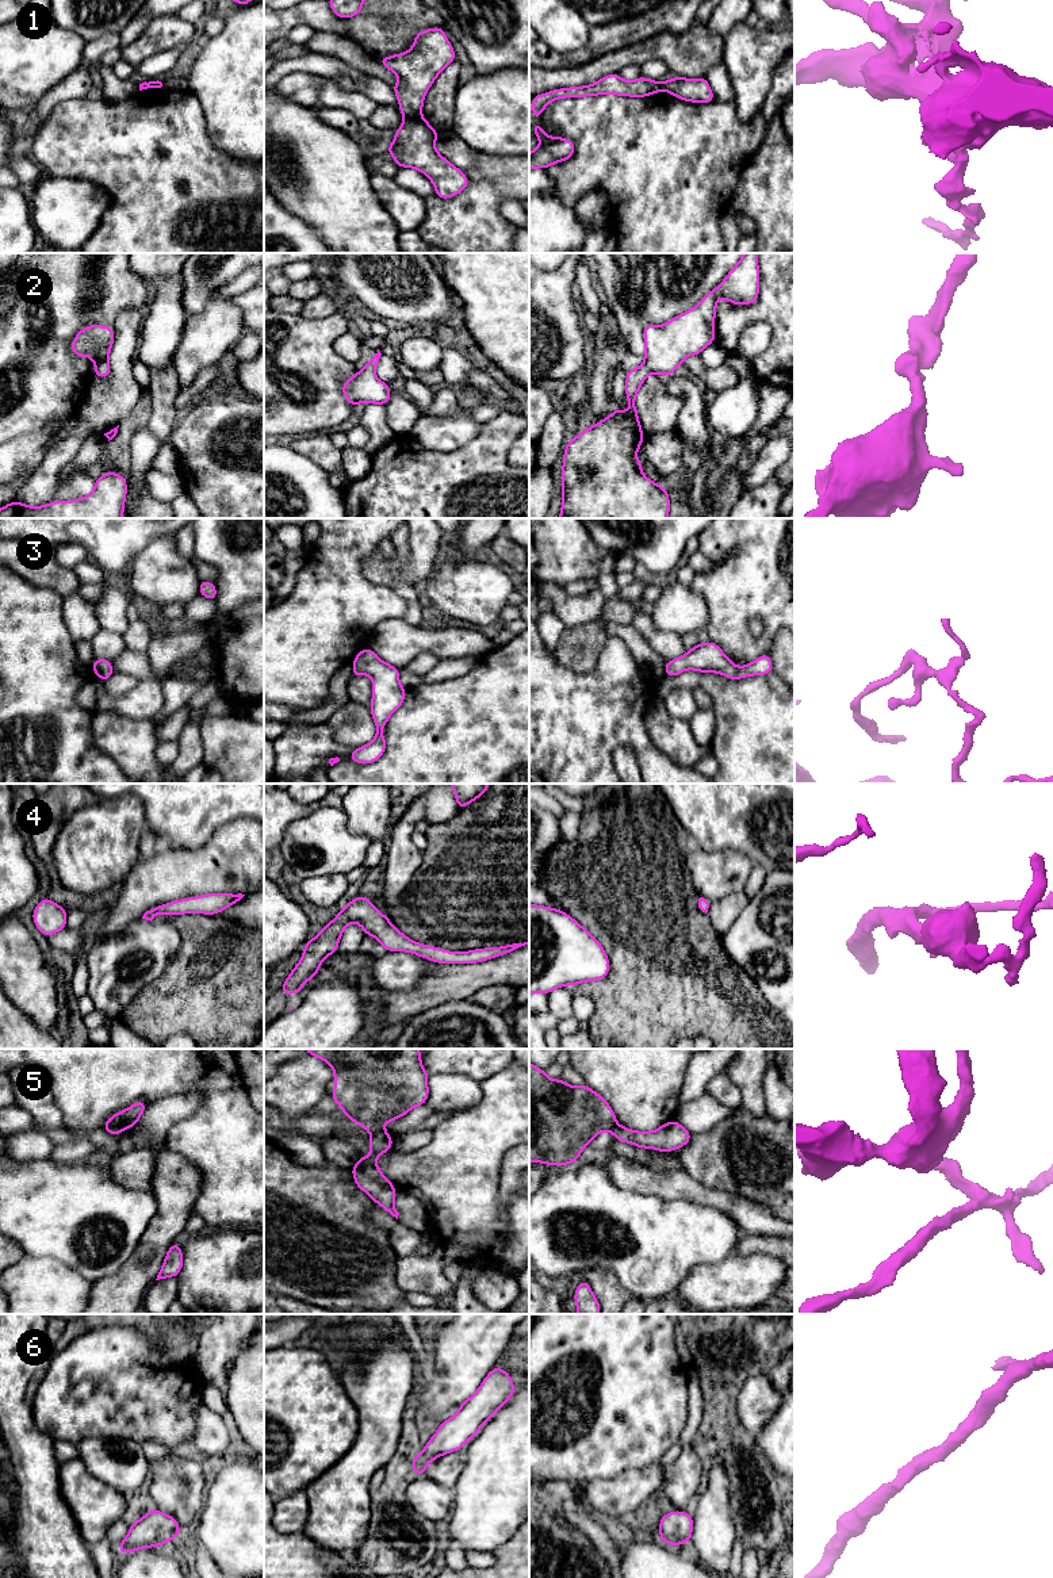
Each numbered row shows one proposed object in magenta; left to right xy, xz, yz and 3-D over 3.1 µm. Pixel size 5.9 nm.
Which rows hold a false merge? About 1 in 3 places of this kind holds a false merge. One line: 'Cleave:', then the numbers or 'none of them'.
Cleave: 1, 5

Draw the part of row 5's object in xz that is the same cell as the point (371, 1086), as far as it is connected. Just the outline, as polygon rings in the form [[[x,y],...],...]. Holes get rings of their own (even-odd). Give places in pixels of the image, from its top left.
[[[305,1049],[328,1062],[334,1076],[333,1099],[352,1123],[359,1123],[371,1134],[386,1131],[384,1122],[406,1115],[425,1104],[429,1096],[429,1076],[421,1064],[420,1049]]]

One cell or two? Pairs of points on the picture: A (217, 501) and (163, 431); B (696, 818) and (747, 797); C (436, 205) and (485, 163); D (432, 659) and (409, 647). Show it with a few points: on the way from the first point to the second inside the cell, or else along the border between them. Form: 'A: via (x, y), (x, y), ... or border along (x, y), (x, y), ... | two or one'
A: border along (180, 414), (168, 440) | two
B: via (708, 805), (716, 797), (735, 797) | one
C: via (452, 205), (460, 205), (485, 179) | one
D: border along (440, 658), (432, 652), (420, 651), (402, 667) | two

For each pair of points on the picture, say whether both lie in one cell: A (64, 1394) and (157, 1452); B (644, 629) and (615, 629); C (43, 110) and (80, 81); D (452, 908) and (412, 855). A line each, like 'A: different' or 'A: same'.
A: different
B: different
C: same
D: different

